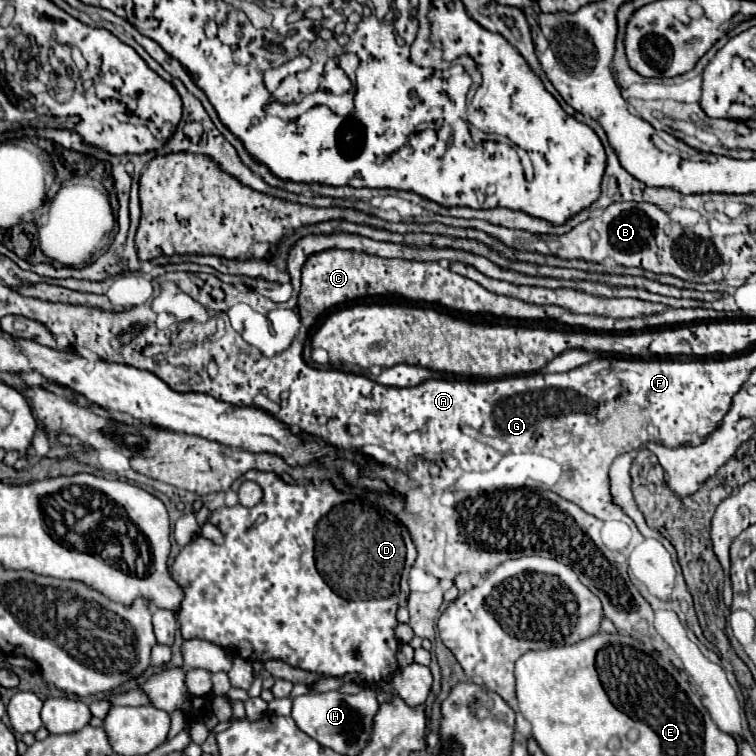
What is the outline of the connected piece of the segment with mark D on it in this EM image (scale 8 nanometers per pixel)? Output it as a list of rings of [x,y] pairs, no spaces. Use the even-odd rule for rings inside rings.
[[[248,471],[242,479],[238,479],[234,485],[232,485],[232,489],[238,489],[240,485],[242,485],[242,481],[246,481],[246,479],[250,479],[250,481],[256,481],[260,487],[262,487],[262,493],[264,493],[264,497],[262,497],[262,501],[258,503],[258,505],[254,505],[254,507],[242,507],[242,505],[234,505],[234,507],[226,507],[226,505],[222,505],[222,507],[218,507],[218,509],[214,509],[212,513],[210,513],[210,517],[208,517],[208,521],[214,525],[214,527],[218,527],[222,533],[224,533],[224,543],[222,545],[218,545],[218,543],[214,543],[214,541],[210,541],[210,539],[206,539],[206,537],[196,537],[192,543],[188,543],[186,547],[182,547],[182,551],[178,553],[178,557],[174,559],[174,563],[172,563],[172,567],[170,567],[170,575],[172,575],[172,579],[178,583],[178,587],[182,589],[182,603],[180,603],[180,611],[178,611],[178,621],[180,621],[180,631],[182,631],[182,637],[184,639],[190,639],[190,637],[202,637],[202,639],[208,639],[208,641],[212,641],[212,643],[216,643],[218,647],[222,647],[222,649],[226,649],[226,651],[230,651],[232,655],[238,655],[238,657],[244,657],[244,659],[248,659],[248,661],[268,661],[268,659],[280,659],[280,661],[286,661],[288,665],[292,665],[292,667],[298,667],[298,669],[304,669],[304,671],[314,671],[314,673],[322,673],[322,675],[326,675],[326,677],[340,677],[340,675],[348,675],[348,673],[360,673],[360,677],[362,677],[362,681],[364,681],[364,685],[368,685],[368,687],[374,687],[378,681],[382,681],[382,679],[390,679],[392,675],[394,675],[394,671],[398,669],[398,661],[396,661],[396,653],[398,653],[398,647],[400,647],[400,643],[398,643],[398,639],[396,639],[396,627],[398,627],[398,619],[396,619],[396,611],[398,611],[398,607],[406,607],[406,603],[408,603],[408,597],[410,597],[410,589],[408,589],[408,575],[410,575],[410,567],[414,565],[414,561],[416,561],[416,547],[414,547],[414,541],[412,541],[412,537],[410,537],[410,533],[408,531],[404,531],[404,527],[400,525],[400,523],[396,523],[396,521],[390,521],[390,519],[386,519],[370,501],[366,501],[366,499],[358,499],[358,497],[354,497],[354,495],[346,495],[346,493],[342,493],[342,491],[338,491],[336,487],[334,487],[334,483],[330,481],[330,479],[326,479],[326,481],[322,481],[320,485],[306,485],[306,487],[302,487],[302,485],[298,485],[298,483],[292,483],[292,485],[288,485],[288,483],[284,483],[276,473],[260,473],[260,471]],[[260,517],[266,517],[266,521],[262,521],[262,523],[258,523],[258,525],[254,525],[256,523],[256,519],[260,519]],[[250,525],[254,525],[254,529],[252,531],[246,531],[246,527],[250,527]]]

